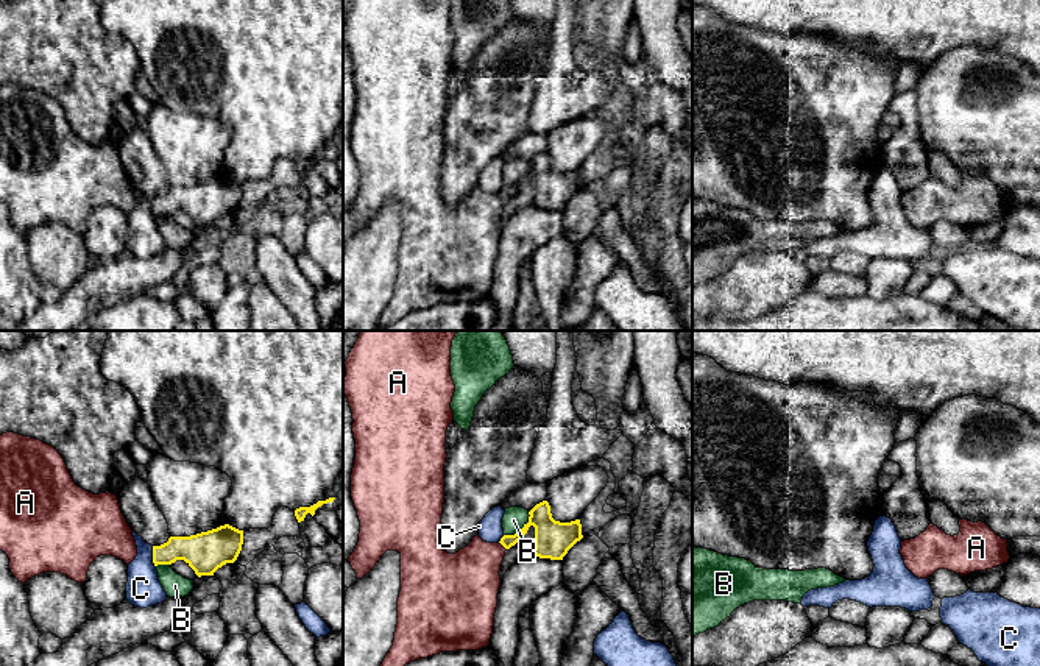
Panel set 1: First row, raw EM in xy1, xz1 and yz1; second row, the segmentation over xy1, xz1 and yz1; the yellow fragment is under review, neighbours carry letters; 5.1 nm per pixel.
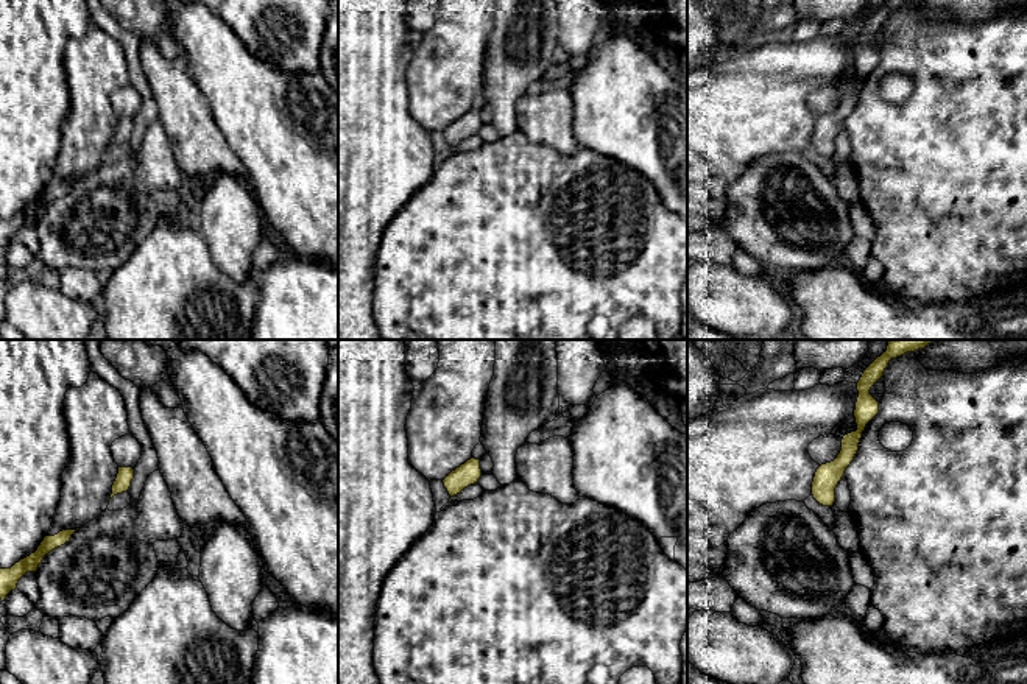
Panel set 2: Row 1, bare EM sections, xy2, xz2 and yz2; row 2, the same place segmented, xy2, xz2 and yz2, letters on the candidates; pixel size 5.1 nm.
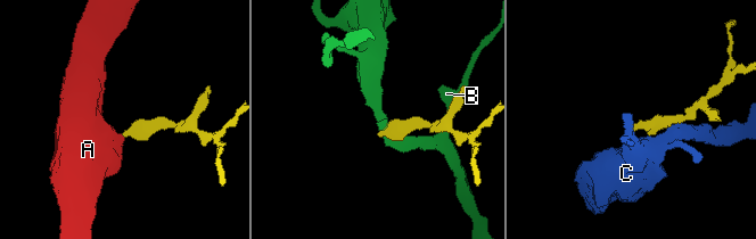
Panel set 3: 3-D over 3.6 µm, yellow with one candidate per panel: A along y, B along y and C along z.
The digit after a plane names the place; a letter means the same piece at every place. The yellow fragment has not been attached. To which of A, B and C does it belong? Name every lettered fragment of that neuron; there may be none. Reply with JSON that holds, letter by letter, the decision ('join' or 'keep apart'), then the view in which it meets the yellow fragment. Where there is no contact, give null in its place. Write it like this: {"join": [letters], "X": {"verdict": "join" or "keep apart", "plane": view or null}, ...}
{"join": ["A"], "A": {"verdict": "join", "plane": "xz1"}, "B": {"verdict": "keep apart", "plane": "xz1"}, "C": {"verdict": "keep apart", "plane": "xy1"}}

